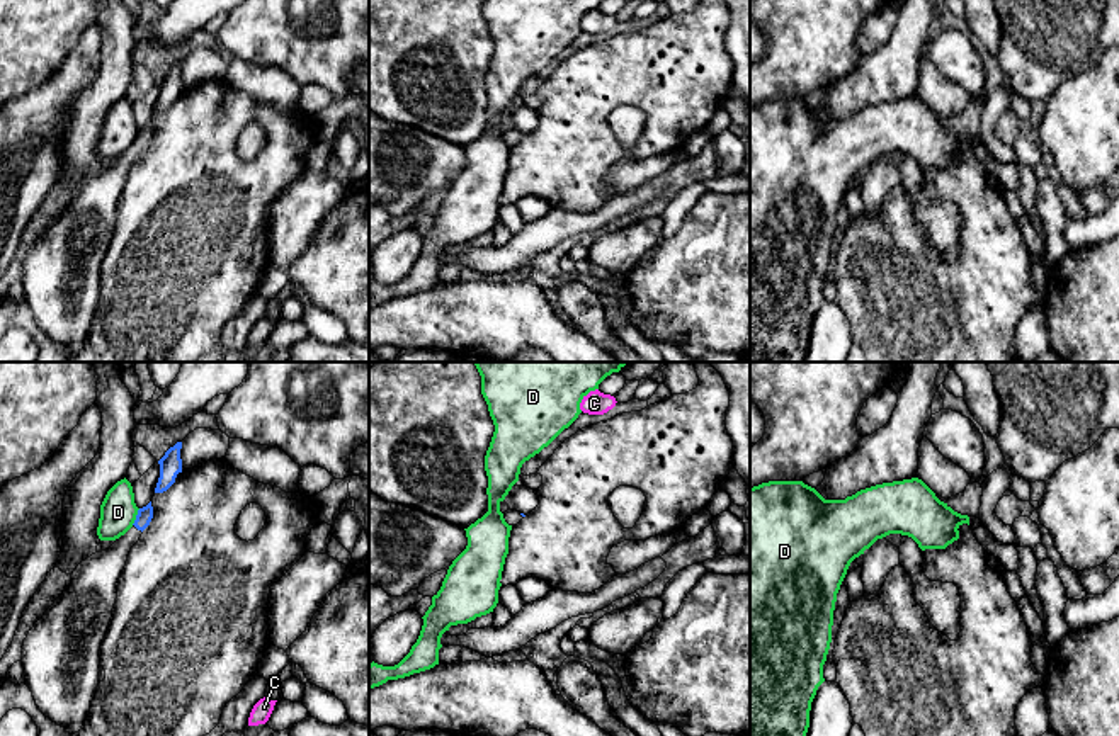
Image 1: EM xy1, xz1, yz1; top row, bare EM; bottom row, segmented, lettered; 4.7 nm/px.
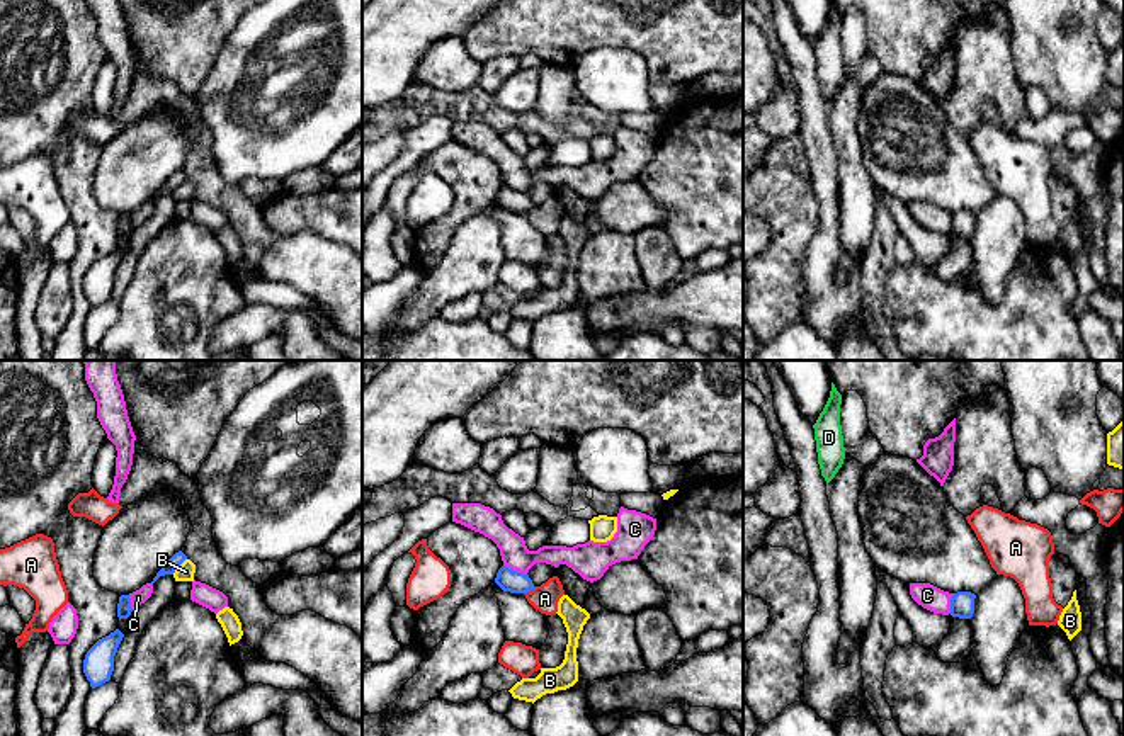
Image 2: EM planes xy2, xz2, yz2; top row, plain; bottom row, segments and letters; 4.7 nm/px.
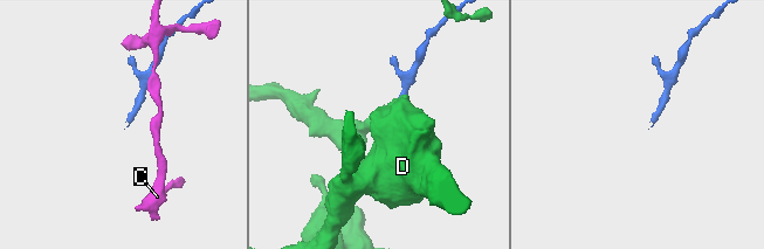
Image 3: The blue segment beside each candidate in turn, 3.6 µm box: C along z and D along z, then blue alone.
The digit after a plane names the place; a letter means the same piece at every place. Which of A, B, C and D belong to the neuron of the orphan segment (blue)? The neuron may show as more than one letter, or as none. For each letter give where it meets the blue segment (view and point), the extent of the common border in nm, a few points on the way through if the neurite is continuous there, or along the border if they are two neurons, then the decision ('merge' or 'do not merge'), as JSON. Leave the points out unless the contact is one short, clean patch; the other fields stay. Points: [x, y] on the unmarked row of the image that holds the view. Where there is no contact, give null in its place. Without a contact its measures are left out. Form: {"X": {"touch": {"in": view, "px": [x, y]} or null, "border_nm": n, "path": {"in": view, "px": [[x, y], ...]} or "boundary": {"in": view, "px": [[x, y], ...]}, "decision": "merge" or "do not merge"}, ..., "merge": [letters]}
{"A": {"touch": {"in": "xz2", "px": [529, 209]}, "border_nm": 70, "decision": "do not merge"}, "B": {"touch": {"in": "xy2", "px": [179, 184]}, "border_nm": 100, "boundary": {"in": "xy2", "px": [[186, 177], [172, 192]]}, "decision": "do not merge"}, "C": {"touch": {"in": "xz2", "px": [516, 191]}, "border_nm": 120, "boundary": {"in": "xz2", "px": [[504, 184], [526, 194]]}, "decision": "do not merge"}, "D": {"touch": {"in": "xy1", "px": [136, 136]}, "border_nm": 90, "boundary": {"in": "xy1", "px": [[140, 128], [131, 143]]}, "decision": "do not merge"}, "merge": []}

